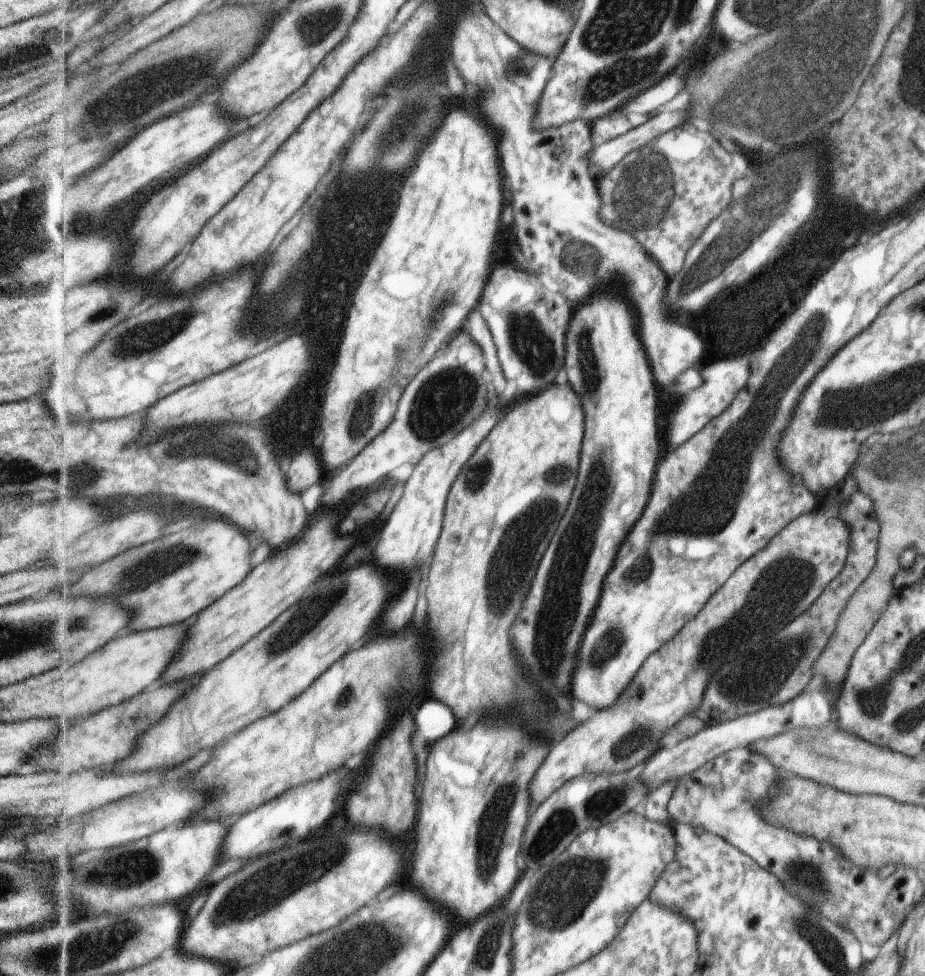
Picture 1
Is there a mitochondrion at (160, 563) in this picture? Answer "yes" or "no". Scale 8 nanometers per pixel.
yes

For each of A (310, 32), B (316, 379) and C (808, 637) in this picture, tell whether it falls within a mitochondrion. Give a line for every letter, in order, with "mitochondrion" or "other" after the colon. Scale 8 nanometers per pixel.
A: mitochondrion
B: mitochondrion
C: mitochondrion

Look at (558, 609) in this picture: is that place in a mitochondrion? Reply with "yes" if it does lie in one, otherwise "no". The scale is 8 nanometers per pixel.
yes

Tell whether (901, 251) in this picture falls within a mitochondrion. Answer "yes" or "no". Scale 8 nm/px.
no

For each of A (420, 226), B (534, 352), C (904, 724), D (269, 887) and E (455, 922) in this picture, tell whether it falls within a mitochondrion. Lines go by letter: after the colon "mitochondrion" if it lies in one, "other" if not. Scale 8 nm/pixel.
A: other
B: mitochondrion
C: mitochondrion
D: mitochondrion
E: other

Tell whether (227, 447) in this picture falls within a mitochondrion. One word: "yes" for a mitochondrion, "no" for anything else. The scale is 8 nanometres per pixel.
yes

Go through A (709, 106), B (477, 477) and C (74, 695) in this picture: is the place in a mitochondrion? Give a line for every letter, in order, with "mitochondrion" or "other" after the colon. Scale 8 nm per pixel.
A: mitochondrion
B: mitochondrion
C: other

